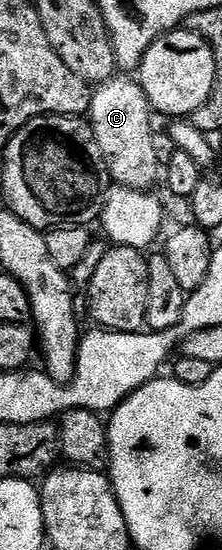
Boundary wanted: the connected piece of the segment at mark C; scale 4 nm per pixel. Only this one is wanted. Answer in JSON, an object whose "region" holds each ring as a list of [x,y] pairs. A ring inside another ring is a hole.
{"region":[[[117,76],[99,83],[92,91],[87,117],[107,177],[115,185],[131,190],[147,191],[152,188],[161,177],[162,164],[154,157],[154,147],[150,141],[154,133],[154,126],[151,126],[154,114],[139,81],[132,76]]]}

